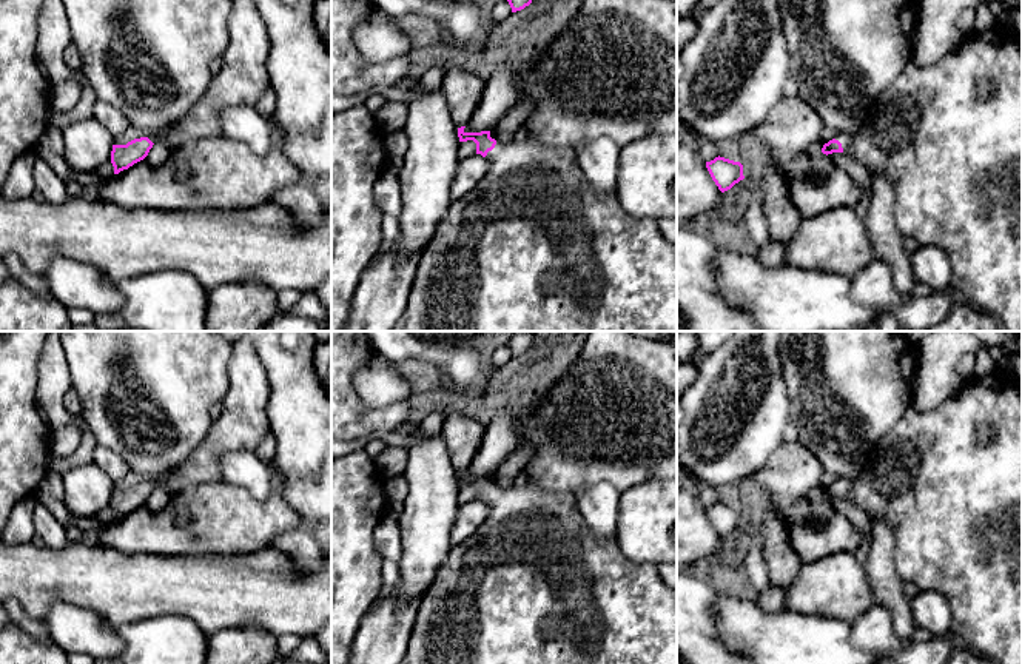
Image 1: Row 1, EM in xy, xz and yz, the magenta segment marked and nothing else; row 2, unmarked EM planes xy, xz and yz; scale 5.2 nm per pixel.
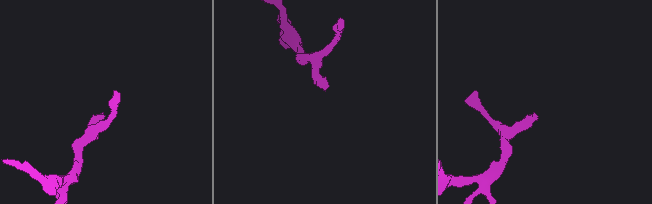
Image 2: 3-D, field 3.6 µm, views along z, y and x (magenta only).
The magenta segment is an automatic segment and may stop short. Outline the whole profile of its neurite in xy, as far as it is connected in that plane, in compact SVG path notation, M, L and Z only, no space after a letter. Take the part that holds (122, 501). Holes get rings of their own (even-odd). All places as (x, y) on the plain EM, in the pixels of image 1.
M239 339L234 342L228 362L228 381L228 391L220 402L220 416L213 421L207 438L194 448L185 462L173 470L173 475L168 479L134 484L126 490L113 490L111 508L114 511L114 519L119 519L120 516L143 505L156 487L163 487L173 498L185 490L222 479L219 465L219 456L222 453L230 450L253 451L270 433L267 407L271 387L265 367L262 365L251 339Z

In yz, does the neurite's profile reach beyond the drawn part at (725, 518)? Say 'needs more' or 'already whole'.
already whole

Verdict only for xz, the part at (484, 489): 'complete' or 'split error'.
split error

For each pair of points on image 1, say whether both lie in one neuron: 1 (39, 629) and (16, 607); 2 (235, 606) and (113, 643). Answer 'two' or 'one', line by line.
1: one
2: two

